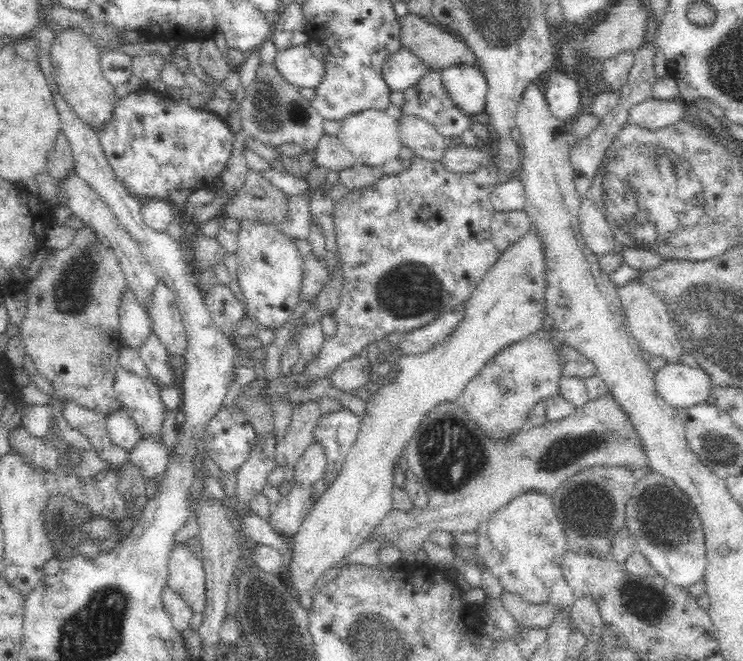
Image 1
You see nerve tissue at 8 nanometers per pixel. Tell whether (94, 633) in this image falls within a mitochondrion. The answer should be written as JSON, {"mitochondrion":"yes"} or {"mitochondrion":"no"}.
{"mitochondrion":"yes"}

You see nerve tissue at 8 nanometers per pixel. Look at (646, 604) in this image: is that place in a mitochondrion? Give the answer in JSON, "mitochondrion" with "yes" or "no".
{"mitochondrion":"yes"}

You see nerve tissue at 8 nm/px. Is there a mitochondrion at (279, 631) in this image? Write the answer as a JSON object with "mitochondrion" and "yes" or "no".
{"mitochondrion":"yes"}

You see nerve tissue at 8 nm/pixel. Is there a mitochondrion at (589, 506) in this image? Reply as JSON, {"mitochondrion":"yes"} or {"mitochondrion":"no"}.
{"mitochondrion":"yes"}

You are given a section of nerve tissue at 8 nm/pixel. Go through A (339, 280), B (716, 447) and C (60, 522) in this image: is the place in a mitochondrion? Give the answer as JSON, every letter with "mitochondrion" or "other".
{"A":"other","B":"mitochondrion","C":"mitochondrion"}

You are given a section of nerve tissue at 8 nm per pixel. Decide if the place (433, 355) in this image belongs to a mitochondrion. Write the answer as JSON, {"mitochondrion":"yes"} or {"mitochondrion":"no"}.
{"mitochondrion":"no"}

